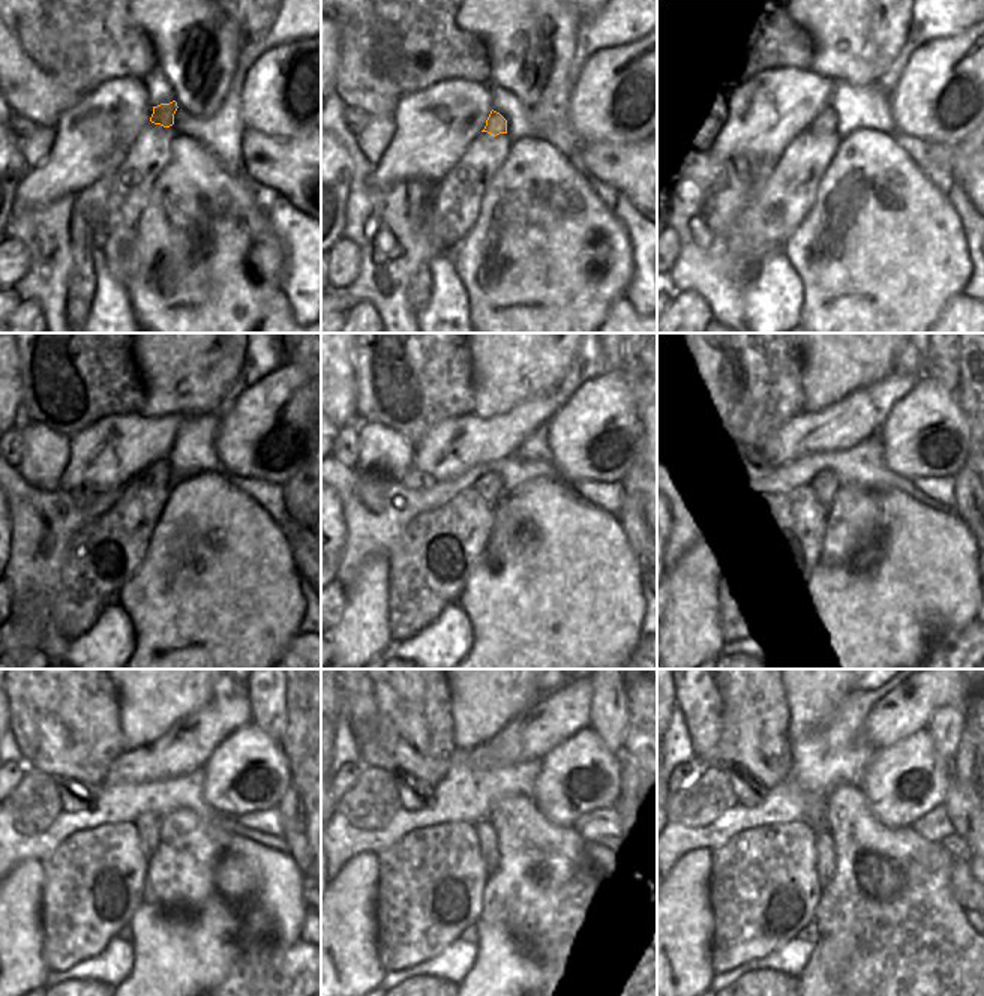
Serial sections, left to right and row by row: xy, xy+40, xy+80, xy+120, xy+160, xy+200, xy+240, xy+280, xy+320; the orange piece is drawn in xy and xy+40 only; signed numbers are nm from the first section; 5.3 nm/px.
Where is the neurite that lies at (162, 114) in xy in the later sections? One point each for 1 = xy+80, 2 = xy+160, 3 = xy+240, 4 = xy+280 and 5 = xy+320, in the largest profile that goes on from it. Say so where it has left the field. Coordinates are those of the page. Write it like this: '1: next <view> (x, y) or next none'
1: next xy+80 (827, 123)
2: next xy+160 (491, 486)
3: next xy+240 (149, 825)
4: next xy+280 (485, 830)
5: next xy+320 (824, 842)

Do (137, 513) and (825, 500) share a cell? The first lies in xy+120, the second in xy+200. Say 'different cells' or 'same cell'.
different cells

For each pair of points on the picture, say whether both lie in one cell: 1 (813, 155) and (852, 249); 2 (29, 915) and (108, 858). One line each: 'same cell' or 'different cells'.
1: different cells
2: different cells

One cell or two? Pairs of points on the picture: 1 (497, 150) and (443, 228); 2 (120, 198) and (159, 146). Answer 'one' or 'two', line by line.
1: one
2: one

